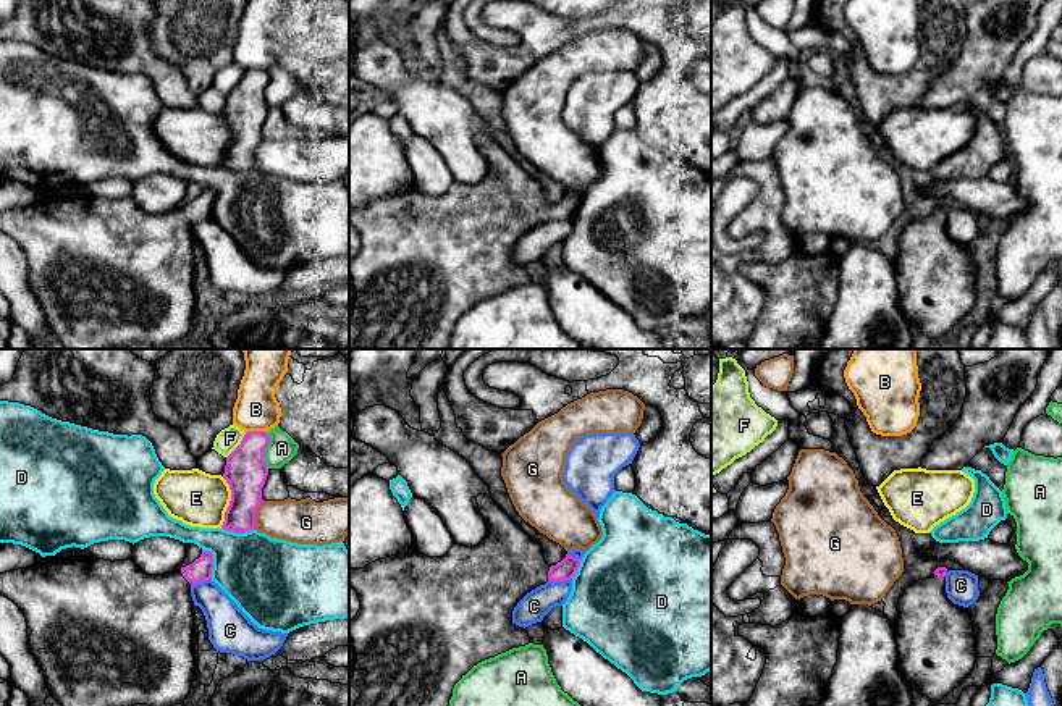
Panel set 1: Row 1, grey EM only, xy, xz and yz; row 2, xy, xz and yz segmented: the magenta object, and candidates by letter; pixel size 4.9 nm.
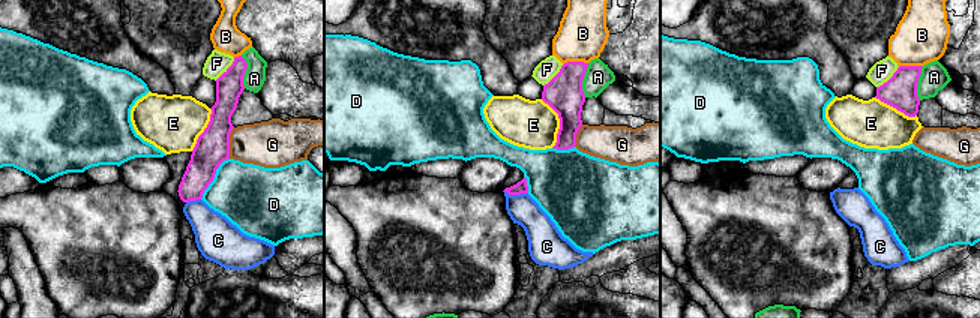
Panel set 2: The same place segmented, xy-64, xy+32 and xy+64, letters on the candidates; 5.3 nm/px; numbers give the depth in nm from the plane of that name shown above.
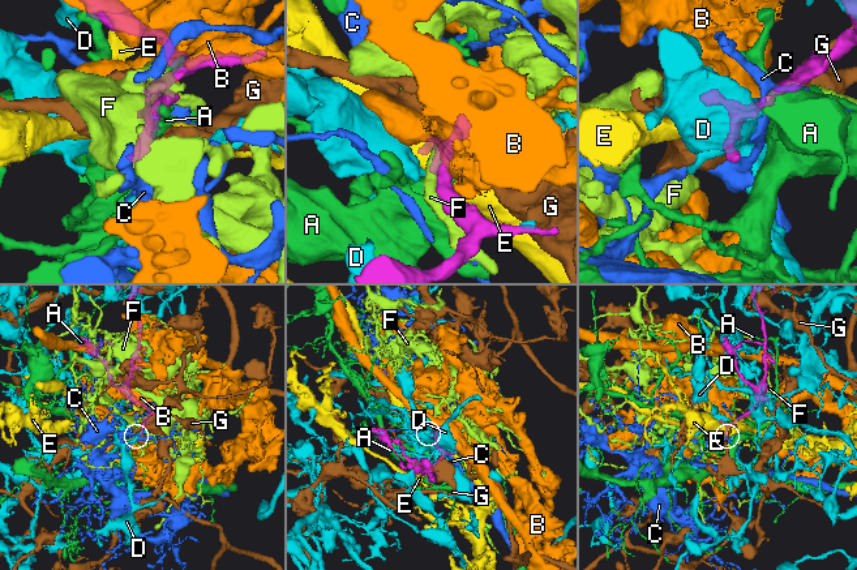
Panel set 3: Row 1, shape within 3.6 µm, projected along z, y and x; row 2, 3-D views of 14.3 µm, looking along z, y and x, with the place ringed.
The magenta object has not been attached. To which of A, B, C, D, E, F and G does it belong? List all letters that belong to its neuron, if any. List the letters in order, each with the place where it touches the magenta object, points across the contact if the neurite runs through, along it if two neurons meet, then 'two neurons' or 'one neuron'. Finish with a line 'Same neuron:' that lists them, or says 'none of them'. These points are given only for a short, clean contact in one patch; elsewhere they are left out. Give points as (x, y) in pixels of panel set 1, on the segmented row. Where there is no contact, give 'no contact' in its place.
A: meets magenta in xy at (264, 451); two neurons
B: meets magenta in xy at (256, 432); border along xy (267, 432), (246, 433); two neurons
C: meets magenta in xz at (560, 580); border along xz (571, 577), (561, 582), (548, 582); two neurons
D: meets magenta in xy at (212, 563); two neurons
E: meets magenta in xy at (230, 503); two neurons
F: meets magenta in xy at (238, 446); two neurons
G: meets magenta in xy at (254, 514); two neurons
Same neuron: none of them

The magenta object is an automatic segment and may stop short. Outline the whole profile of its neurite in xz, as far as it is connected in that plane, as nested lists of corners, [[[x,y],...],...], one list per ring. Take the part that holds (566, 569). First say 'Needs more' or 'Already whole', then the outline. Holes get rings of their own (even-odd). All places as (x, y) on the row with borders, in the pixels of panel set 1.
Needs more. [[[477,496],[488,532],[474,548],[454,544],[443,557],[427,557],[414,546],[375,561],[364,569],[349,569],[349,585],[357,591],[360,609],[349,622],[354,649],[349,674],[349,706],[449,706],[454,685],[478,662],[530,643],[524,627],[512,622],[517,603],[546,582],[574,578],[582,559],[567,556],[548,565],[542,546],[533,541],[495,501]]]

